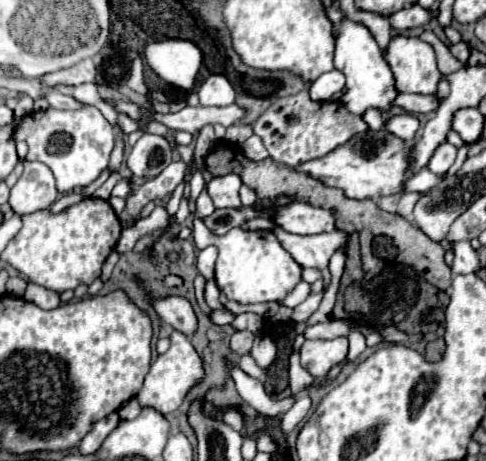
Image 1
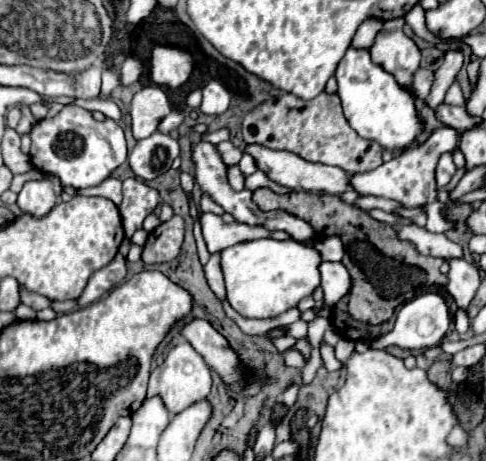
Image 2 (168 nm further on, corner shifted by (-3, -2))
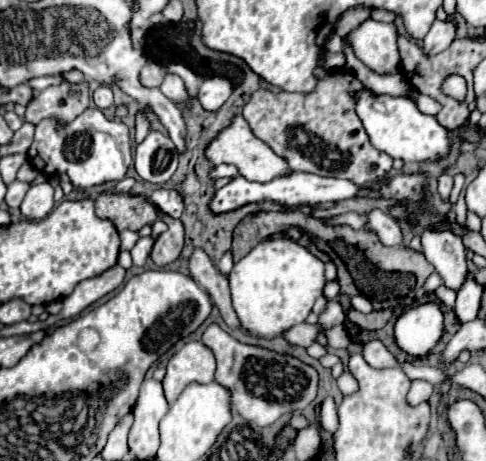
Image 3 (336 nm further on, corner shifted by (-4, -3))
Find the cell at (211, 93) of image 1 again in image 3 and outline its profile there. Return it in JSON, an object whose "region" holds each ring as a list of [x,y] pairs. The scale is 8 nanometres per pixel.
{"region":[[[212,76],[200,84],[198,100],[204,110],[218,110],[228,100],[232,90],[234,90],[234,86],[230,84],[230,80],[222,78],[222,76]]]}

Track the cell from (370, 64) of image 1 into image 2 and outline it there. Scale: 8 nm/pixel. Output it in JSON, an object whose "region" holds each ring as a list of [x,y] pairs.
{"region":[[[349,47],[337,65],[335,77],[339,83],[337,95],[341,97],[345,119],[361,137],[377,141],[383,149],[401,151],[409,147],[421,133],[423,123],[419,119],[419,113],[415,111],[413,97],[397,85],[393,75],[371,61],[369,49]]]}

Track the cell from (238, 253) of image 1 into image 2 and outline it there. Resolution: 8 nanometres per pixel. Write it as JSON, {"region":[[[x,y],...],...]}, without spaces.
{"region":[[[255,239],[243,241],[221,251],[221,269],[225,275],[227,299],[231,307],[251,319],[267,319],[295,307],[319,285],[321,255],[315,247],[297,241]]]}

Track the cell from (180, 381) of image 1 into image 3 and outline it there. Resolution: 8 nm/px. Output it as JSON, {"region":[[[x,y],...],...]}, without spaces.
{"region":[[[188,342],[178,350],[168,366],[166,366],[166,378],[164,378],[164,394],[168,404],[174,404],[174,400],[180,396],[180,392],[192,384],[192,382],[212,382],[216,370],[216,358],[202,342]]]}

